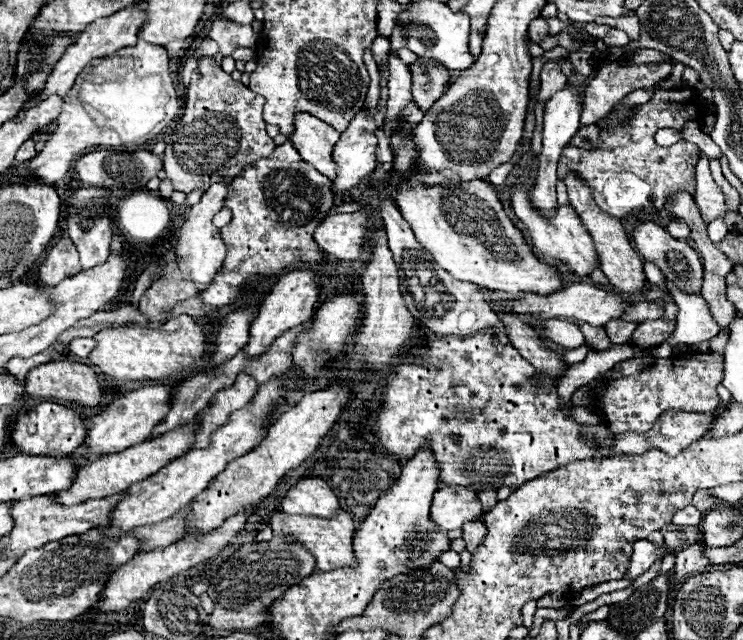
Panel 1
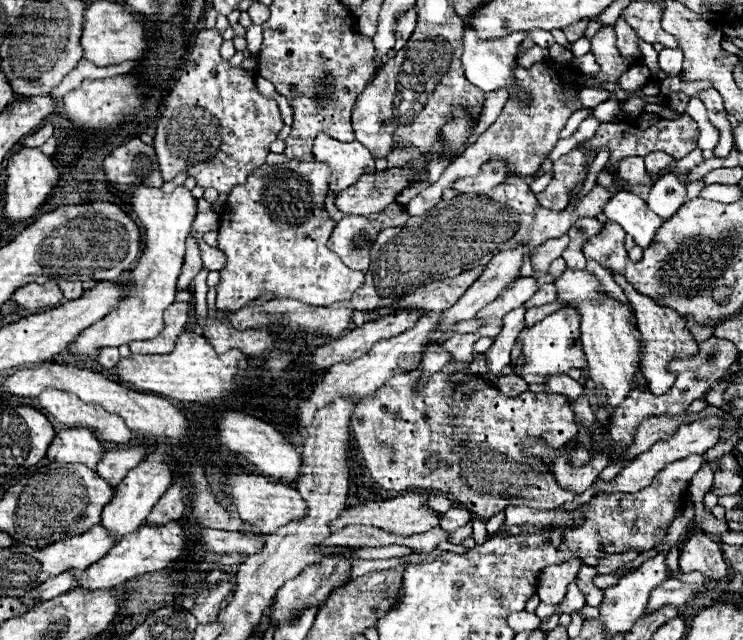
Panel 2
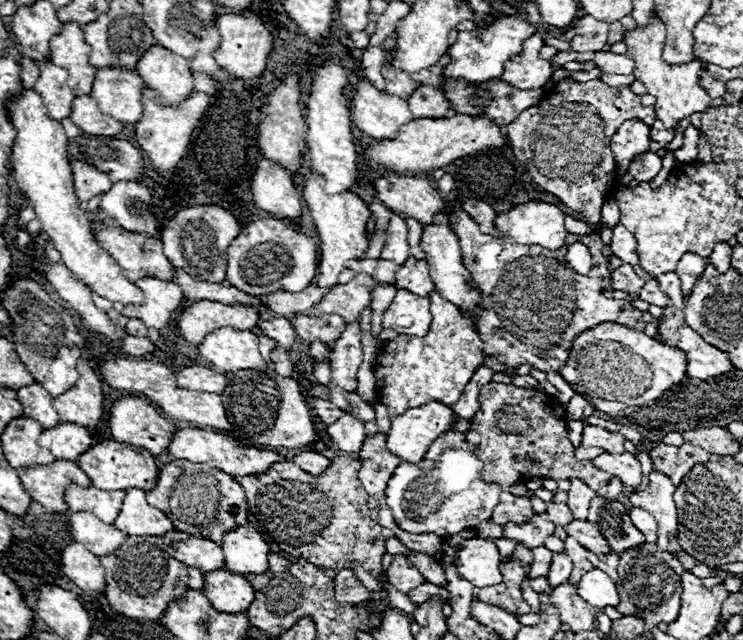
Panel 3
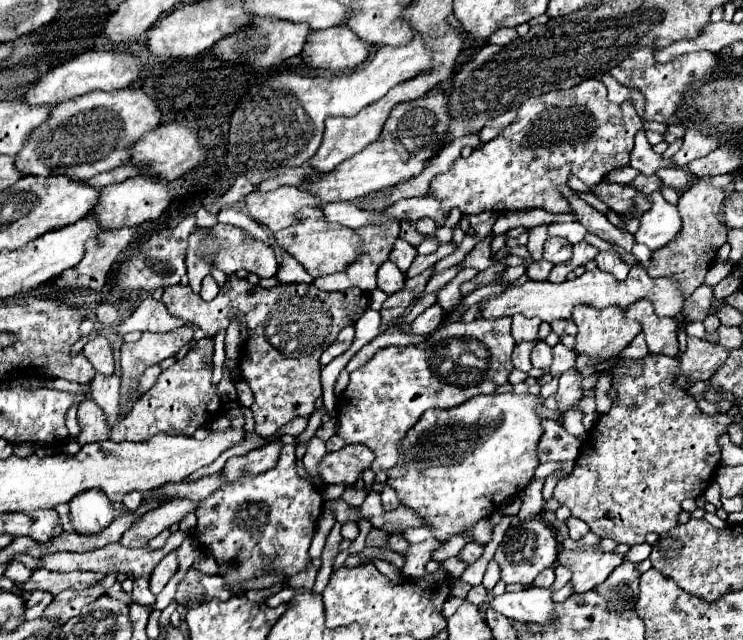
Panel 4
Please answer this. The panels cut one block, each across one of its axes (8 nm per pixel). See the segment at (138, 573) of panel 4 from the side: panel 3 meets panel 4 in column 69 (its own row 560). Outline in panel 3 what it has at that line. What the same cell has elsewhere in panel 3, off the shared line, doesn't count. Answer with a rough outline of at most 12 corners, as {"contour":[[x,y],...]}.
{"contour":[[554,554],[548,572],[550,586],[568,582],[572,560]]}

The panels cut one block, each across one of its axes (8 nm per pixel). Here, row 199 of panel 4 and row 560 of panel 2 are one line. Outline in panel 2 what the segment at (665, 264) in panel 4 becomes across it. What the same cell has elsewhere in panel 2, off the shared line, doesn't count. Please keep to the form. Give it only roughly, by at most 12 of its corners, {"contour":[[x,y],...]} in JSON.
{"contour":[[692,534],[680,554],[682,572],[726,578],[718,542]]}

